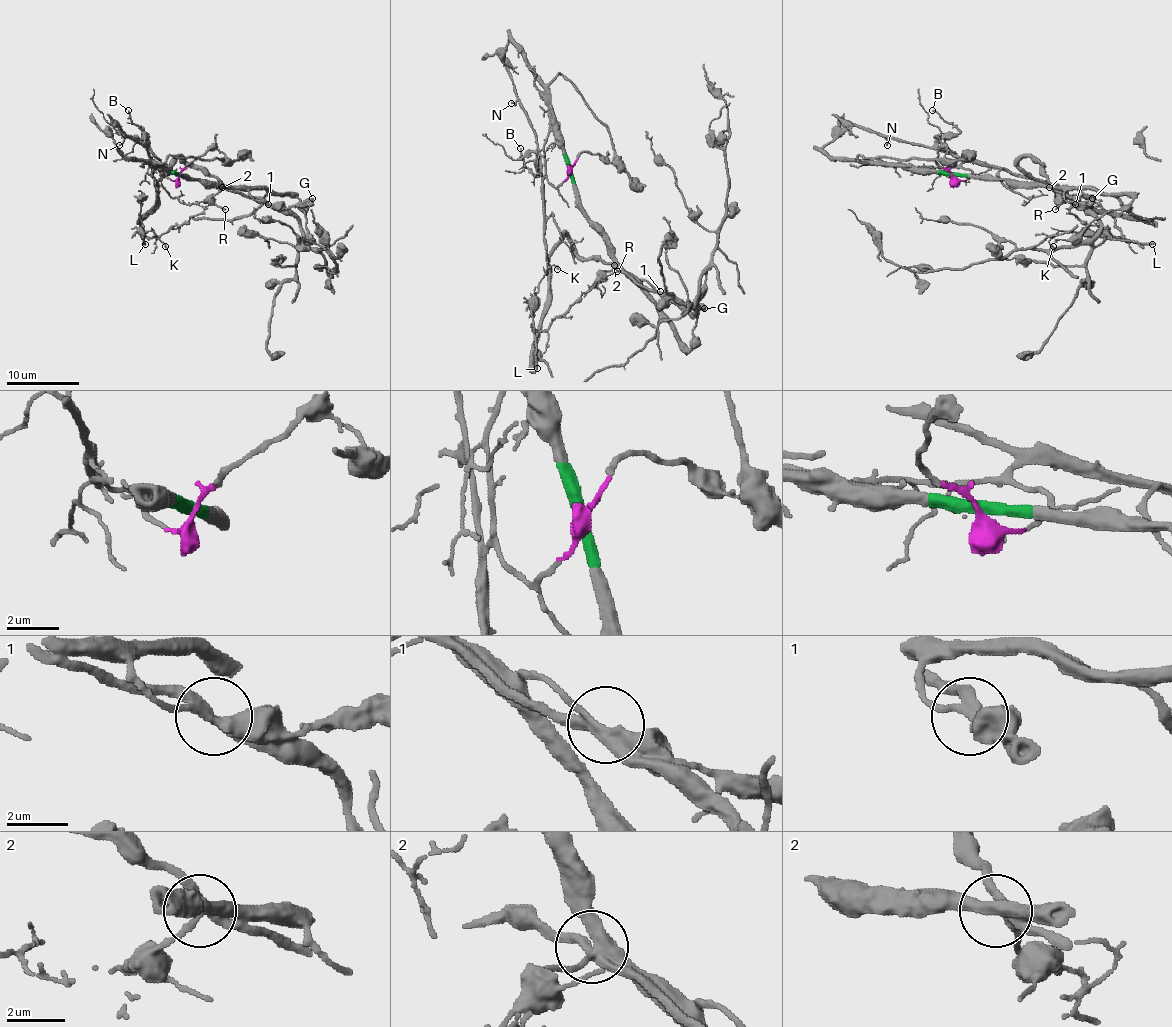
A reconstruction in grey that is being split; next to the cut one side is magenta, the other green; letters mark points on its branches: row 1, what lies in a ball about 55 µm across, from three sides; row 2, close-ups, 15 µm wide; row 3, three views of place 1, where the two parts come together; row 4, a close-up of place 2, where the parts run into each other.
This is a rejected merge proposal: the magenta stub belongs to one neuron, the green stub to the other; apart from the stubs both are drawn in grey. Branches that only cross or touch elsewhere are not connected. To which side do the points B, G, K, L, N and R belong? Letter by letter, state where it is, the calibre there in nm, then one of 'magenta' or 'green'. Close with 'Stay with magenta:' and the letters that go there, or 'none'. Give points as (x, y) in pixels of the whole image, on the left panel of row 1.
B: (128, 110) | 90 nm | magenta
G: (312, 198) | 550 nm | green
K: (165, 246) | 130 nm | magenta
L: (145, 244) | 260 nm | magenta
N: (119, 145) | 130 nm | magenta
R: (225, 209) | 120 nm | green
Stay with magenta: B, K, L, N

